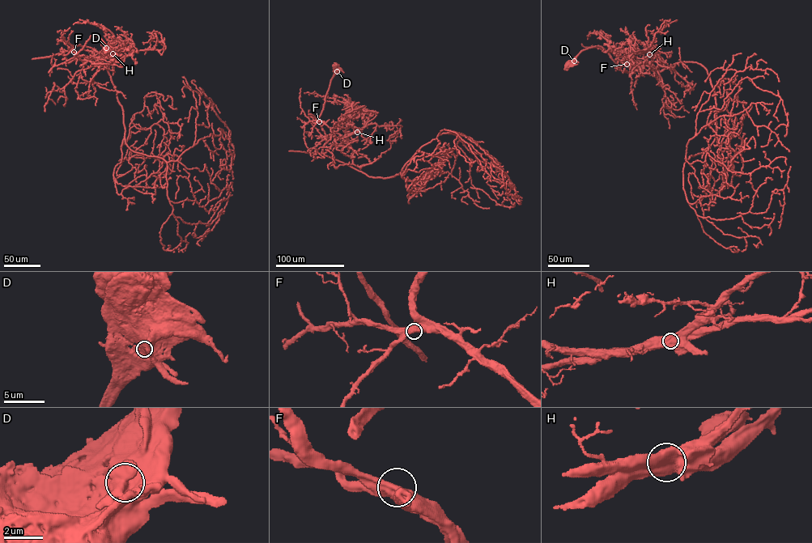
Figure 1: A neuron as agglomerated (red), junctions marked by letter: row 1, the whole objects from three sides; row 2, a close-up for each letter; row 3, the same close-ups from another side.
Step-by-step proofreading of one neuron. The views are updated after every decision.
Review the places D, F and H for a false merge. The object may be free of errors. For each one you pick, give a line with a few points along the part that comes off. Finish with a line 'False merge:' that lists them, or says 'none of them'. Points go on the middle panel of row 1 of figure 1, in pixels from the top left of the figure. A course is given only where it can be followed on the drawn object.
H: course (357, 132), (346, 132), (350, 120), (346, 99), (320, 95), (315, 91), (303, 93)
False merge: H

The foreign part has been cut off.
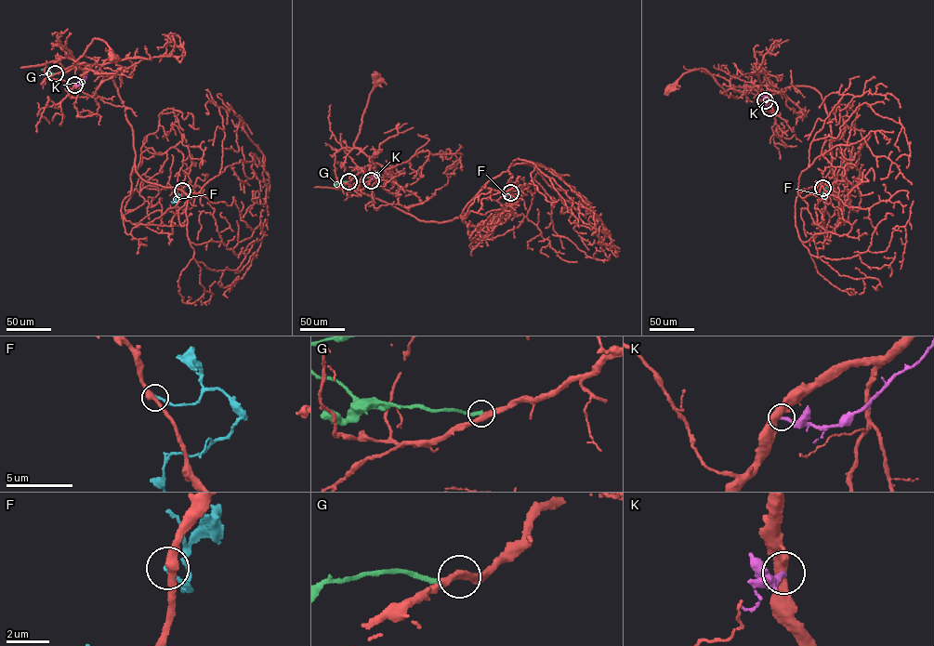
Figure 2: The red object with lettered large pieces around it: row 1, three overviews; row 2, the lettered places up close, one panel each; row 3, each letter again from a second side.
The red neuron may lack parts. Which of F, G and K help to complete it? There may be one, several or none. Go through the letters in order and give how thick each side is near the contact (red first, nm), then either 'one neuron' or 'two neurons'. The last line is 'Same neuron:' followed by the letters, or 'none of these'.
F: 380/200 nm | two neurons
G: 320/240 nm | two neurons
K: 500/260 nm | two neurons
Same neuron: none of these

